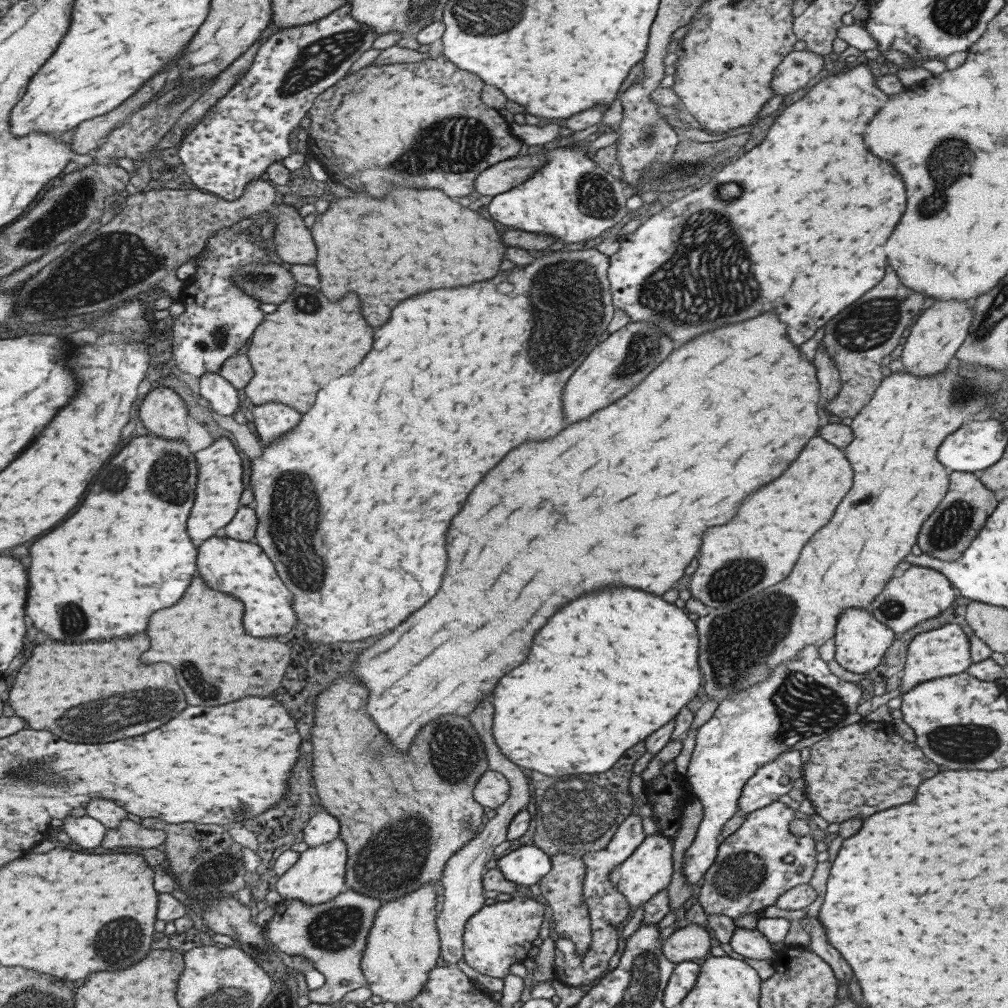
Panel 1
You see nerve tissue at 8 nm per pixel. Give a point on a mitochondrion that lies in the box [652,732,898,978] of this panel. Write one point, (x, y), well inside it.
(742, 873)

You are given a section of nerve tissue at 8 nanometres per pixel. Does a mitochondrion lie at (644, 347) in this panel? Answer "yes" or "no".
yes

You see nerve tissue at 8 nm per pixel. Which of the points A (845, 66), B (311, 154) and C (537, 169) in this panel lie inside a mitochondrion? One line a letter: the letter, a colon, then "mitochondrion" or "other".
A: other
B: other
C: other

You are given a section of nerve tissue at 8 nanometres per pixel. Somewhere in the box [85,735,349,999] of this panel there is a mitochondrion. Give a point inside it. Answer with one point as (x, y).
(118, 943)

